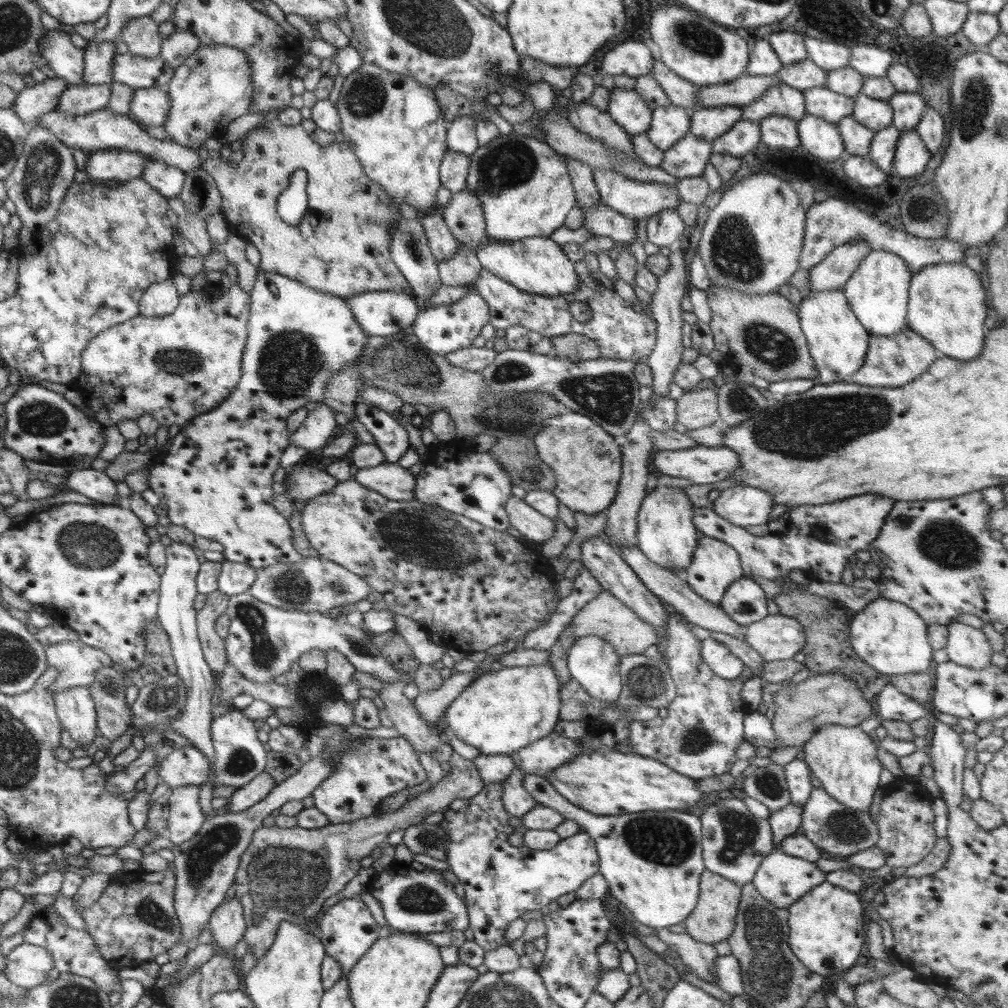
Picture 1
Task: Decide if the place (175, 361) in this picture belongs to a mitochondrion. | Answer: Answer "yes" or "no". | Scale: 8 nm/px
yes

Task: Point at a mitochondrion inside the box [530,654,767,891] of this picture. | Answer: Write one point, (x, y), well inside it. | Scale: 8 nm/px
(659, 840)

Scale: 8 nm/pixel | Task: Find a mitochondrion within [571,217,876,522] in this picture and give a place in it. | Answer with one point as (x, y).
(766, 344)

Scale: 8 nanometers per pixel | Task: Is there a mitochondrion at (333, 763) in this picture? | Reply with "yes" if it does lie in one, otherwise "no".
no

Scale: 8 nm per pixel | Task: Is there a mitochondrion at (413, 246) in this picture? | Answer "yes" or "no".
yes

